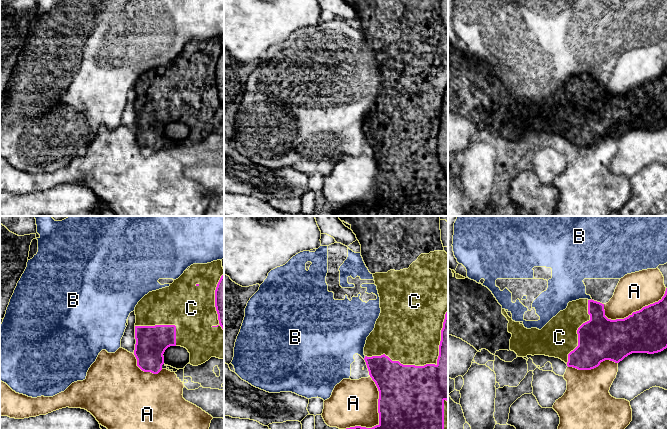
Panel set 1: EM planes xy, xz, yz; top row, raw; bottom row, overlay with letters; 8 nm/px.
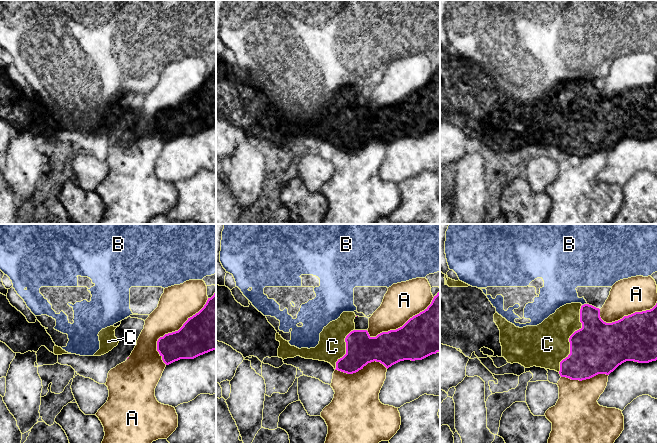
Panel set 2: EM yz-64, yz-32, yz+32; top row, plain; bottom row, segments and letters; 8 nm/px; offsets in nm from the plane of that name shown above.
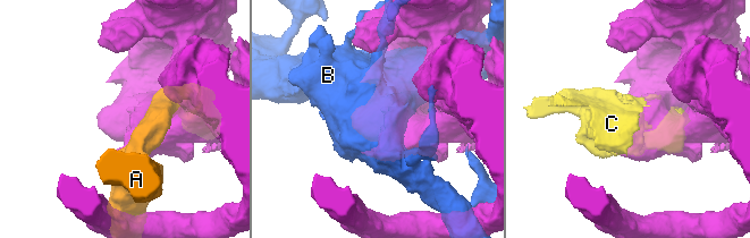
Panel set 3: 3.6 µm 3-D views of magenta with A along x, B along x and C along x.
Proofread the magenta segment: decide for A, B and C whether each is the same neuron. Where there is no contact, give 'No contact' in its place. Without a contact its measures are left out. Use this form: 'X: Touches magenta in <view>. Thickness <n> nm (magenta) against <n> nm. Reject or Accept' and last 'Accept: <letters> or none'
A: Touches magenta in xz. Thickness 500 nm (magenta) against 360 nm. Reject
B: Touches magenta in yz. Thickness 220 nm (magenta) against 280 nm. Reject
C: Touches magenta in xz. Thickness 440 nm (magenta) against 440 nm. Accept
Accept: C

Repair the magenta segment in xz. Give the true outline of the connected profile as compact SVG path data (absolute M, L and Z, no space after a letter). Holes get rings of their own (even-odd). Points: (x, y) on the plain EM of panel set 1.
M349 0L349 1L351 2L351 6L356 11L356 14L361 21L361 32L369 48L374 53L375 61L377 62L378 70L380 73L381 89L376 97L374 106L367 113L366 120L364 123L364 131L365 131L364 136L366 138L369 151L375 158L379 167L379 175L378 175L379 200L372 204L355 202L342 205L342 207L334 214L334 216L443 216L444 214L448 213L448 30L444 27L444 23L441 17L440 0Z

